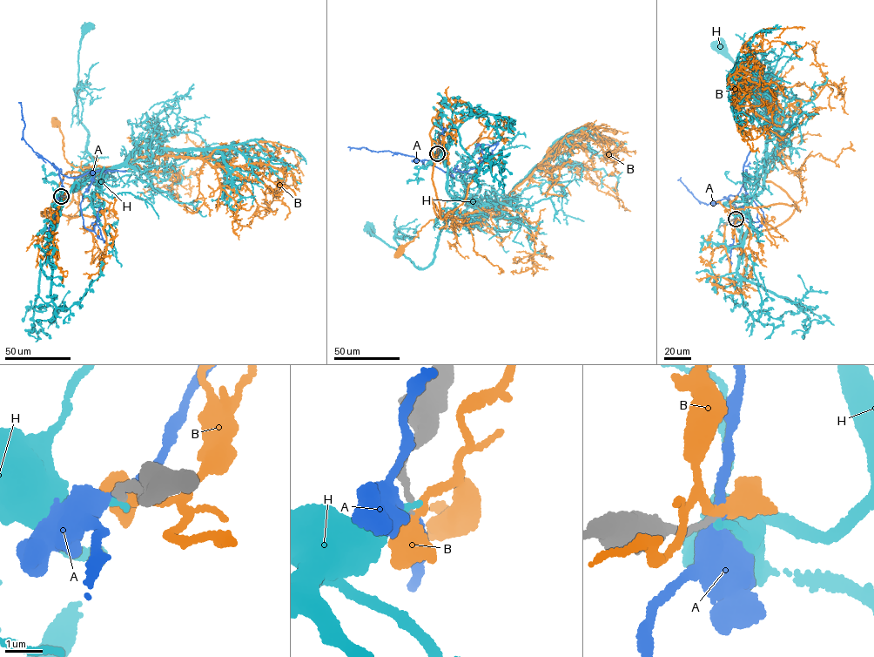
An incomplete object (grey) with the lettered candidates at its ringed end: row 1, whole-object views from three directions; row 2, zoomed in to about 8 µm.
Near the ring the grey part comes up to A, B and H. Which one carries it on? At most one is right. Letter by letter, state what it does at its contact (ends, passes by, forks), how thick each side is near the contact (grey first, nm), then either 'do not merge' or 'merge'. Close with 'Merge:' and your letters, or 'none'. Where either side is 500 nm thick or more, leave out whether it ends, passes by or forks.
A: it passes by | 140/320 nm | do not merge
B: it passes by | 140/380 nm | do not merge
H: it ends | 140/170 nm | do not merge
Merge: none

